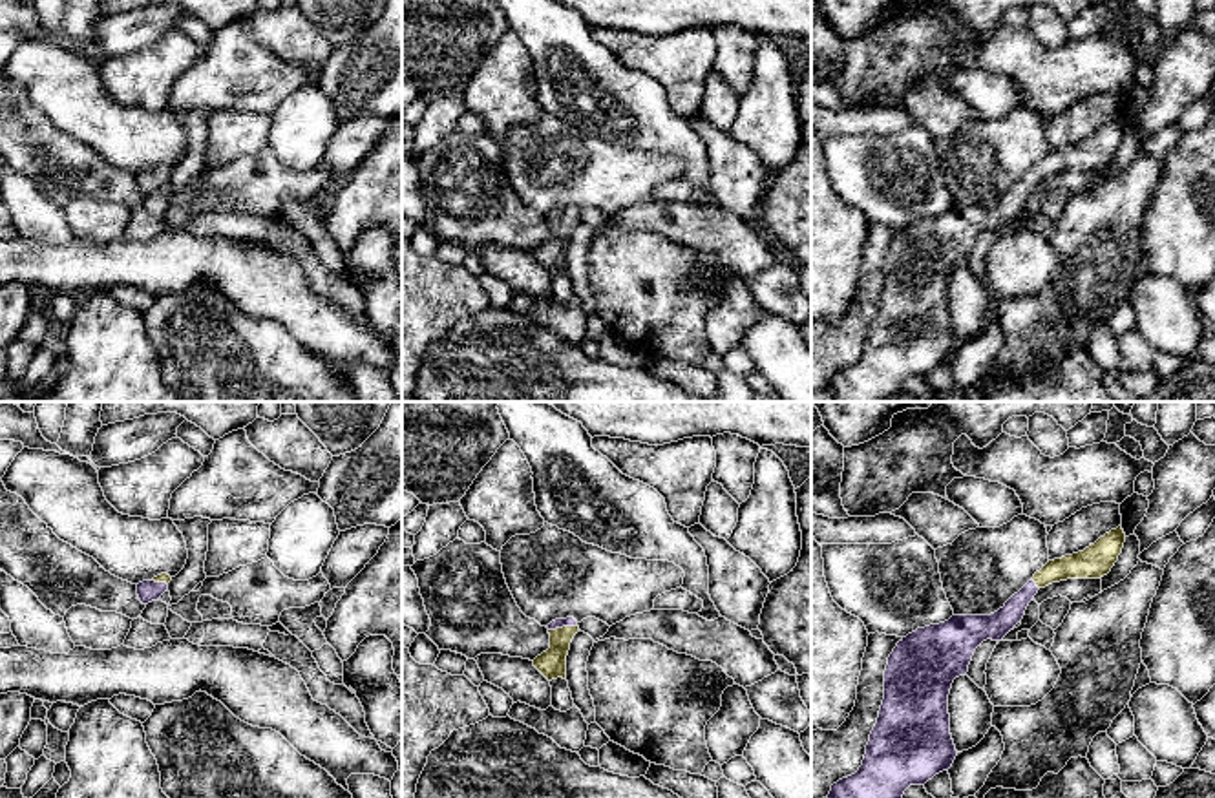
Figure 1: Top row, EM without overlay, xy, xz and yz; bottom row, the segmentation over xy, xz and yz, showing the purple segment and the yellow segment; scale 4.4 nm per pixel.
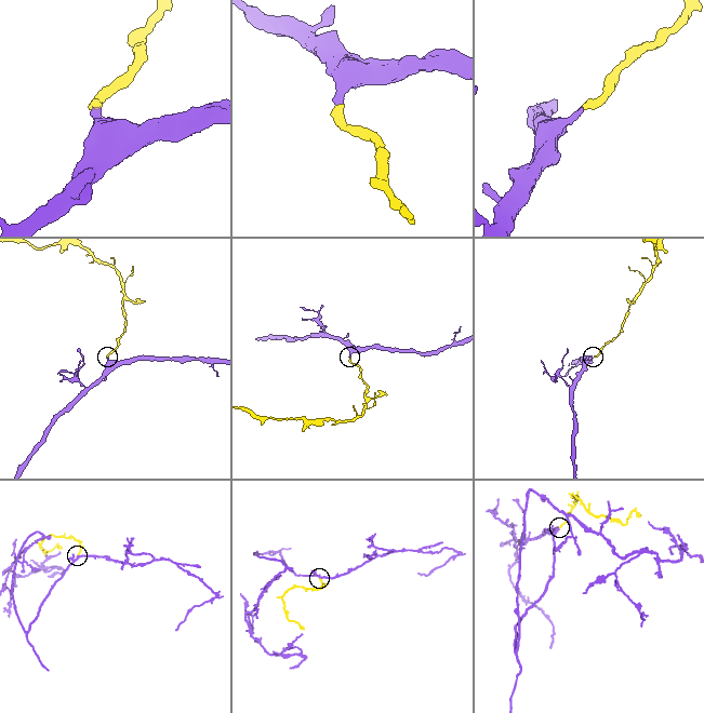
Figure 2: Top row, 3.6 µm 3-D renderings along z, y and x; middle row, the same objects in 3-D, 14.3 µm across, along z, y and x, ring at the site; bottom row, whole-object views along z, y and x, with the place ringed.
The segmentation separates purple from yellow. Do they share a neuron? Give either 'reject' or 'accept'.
accept

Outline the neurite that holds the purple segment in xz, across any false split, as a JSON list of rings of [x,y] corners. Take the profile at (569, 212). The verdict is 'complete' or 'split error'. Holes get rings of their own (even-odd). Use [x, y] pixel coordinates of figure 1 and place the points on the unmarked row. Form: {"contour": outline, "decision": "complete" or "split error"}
{"contour": [[[574,208],[555,210],[548,217],[550,239],[534,250],[534,257],[548,270],[566,270],[566,247],[574,226],[579,223]]], "decision": "split error"}

